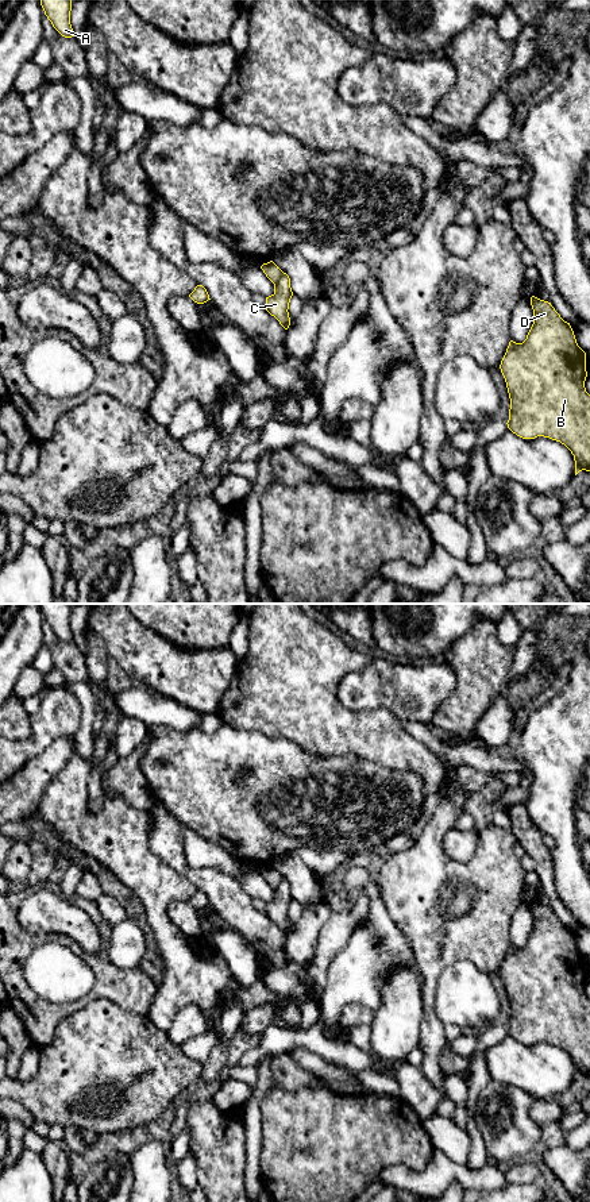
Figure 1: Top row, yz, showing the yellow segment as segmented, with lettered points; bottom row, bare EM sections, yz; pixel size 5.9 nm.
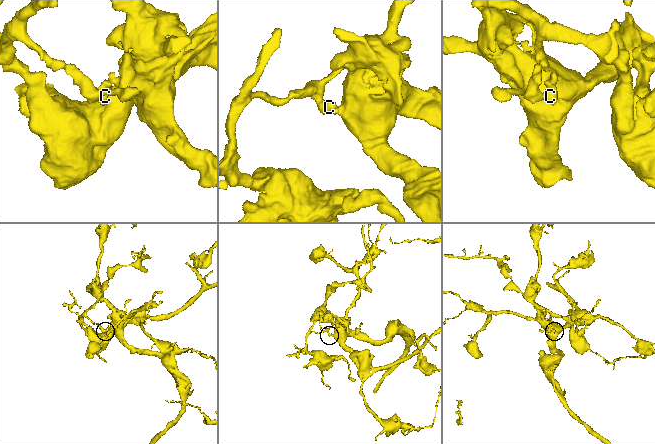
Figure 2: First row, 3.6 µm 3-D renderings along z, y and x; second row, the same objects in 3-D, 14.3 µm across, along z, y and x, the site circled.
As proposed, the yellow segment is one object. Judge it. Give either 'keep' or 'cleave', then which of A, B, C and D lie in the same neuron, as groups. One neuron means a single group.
cleave; A / B C D

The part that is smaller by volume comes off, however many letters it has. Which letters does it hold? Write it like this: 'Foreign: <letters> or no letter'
Foreign: B, C, D

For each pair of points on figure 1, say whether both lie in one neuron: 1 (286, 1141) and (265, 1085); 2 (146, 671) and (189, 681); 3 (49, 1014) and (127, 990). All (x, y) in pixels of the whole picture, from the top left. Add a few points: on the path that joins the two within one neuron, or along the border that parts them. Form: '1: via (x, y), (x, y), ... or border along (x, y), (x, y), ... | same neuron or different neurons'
1: border along (273, 1081), (259, 1105), (259, 1122) | different neurons
2: via (157, 669), (178, 673) | same neuron
3: via (68, 1008), (92, 998), (100, 990), (108, 990) | same neuron

